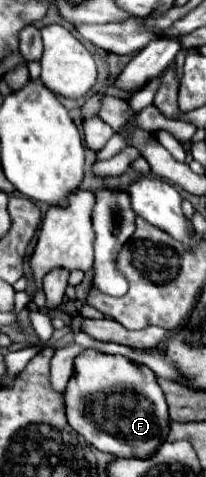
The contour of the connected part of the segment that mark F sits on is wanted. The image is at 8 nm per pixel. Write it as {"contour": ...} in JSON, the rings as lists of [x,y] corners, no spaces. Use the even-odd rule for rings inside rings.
{"contour":[[[96,349],[80,351],[74,361],[74,373],[64,389],[64,407],[68,425],[76,433],[80,433],[92,447],[112,453],[114,457],[148,459],[158,451],[158,447],[164,443],[168,435],[168,407],[154,371],[122,355],[106,355]]]}

